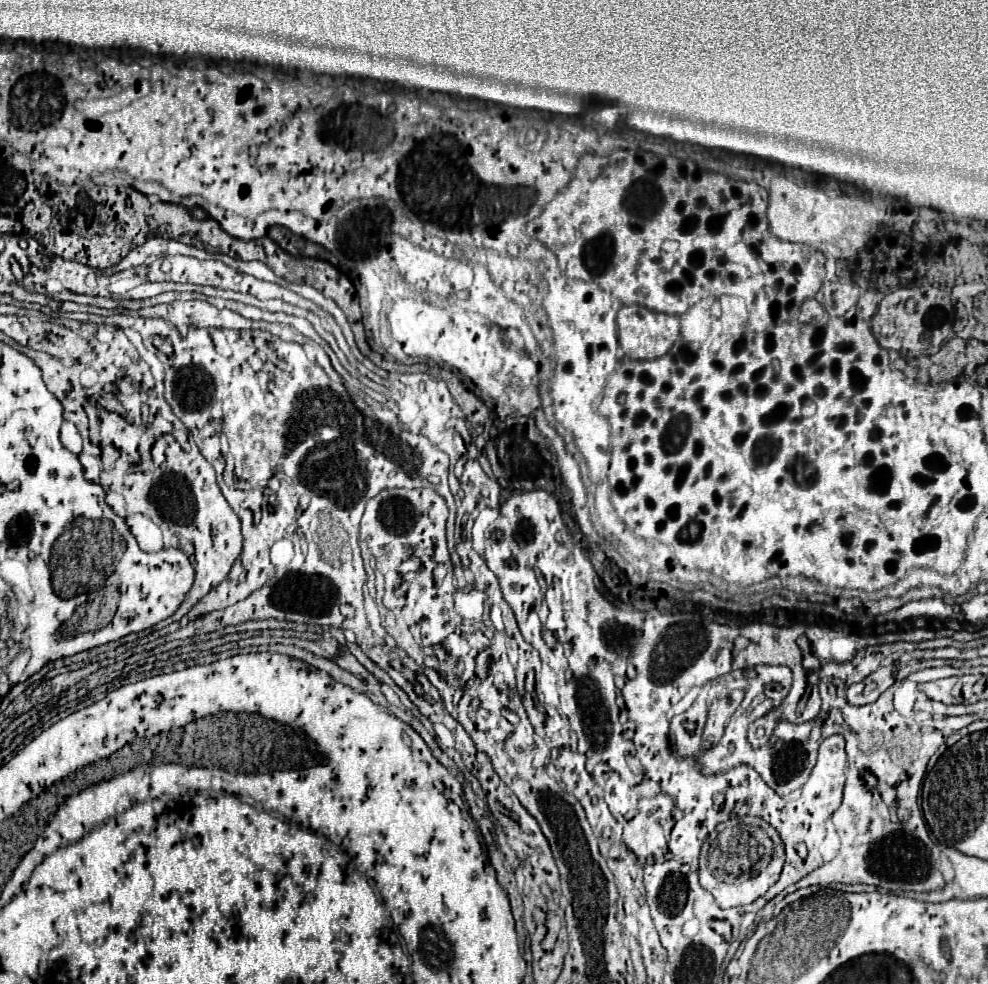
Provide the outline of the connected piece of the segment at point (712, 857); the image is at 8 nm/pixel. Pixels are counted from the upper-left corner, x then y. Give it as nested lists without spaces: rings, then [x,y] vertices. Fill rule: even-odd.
[[[732,818],[716,826],[700,852],[700,886],[708,890],[720,908],[746,906],[764,896],[778,880],[784,866],[784,844],[778,832],[762,818]]]

